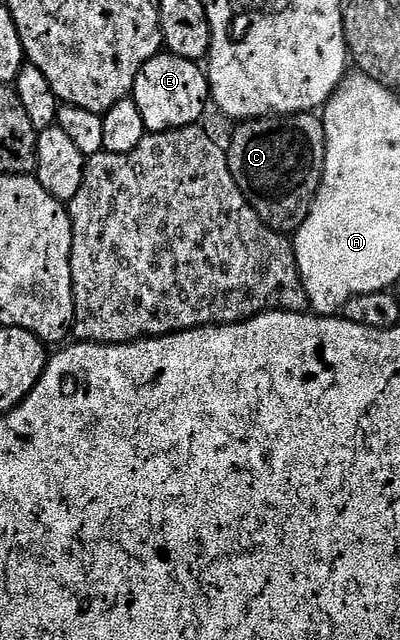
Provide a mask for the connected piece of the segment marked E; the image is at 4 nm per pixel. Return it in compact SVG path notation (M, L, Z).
M158 54L141 65L133 83L131 98L139 106L139 114L143 114L146 133L187 128L196 125L205 107L210 107L209 78L206 69L198 62L170 54Z

